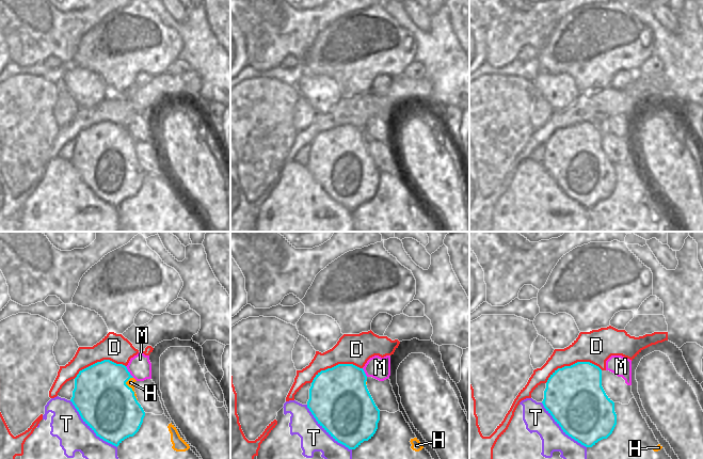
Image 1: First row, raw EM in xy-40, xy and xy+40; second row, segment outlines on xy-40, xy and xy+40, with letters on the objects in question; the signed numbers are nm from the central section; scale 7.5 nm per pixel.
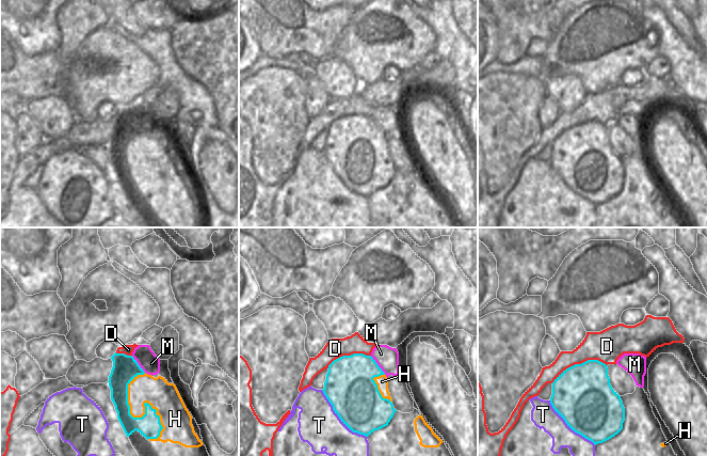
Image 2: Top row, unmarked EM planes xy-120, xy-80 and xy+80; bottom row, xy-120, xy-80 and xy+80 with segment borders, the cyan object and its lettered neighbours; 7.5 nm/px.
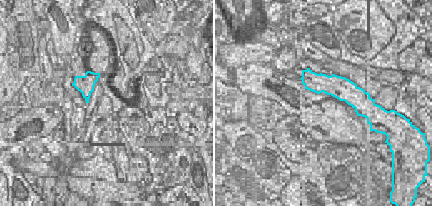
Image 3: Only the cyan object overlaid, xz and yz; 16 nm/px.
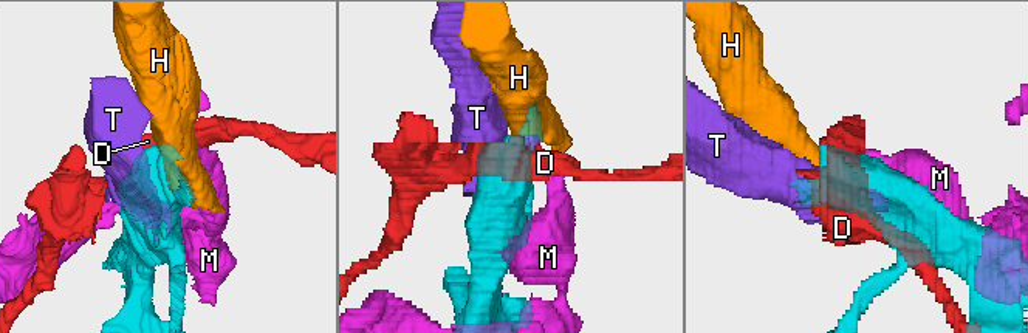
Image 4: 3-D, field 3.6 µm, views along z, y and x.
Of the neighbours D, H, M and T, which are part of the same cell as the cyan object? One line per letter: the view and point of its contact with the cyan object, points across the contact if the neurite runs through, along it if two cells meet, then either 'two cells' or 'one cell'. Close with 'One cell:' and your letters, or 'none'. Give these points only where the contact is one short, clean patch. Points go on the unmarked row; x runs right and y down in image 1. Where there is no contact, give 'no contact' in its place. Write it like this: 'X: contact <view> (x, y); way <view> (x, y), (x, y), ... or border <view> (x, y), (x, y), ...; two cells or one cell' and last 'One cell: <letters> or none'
D: contact xy+40 (573, 125); two cells
H: contact xy-40 (131, 149); two cells
M: contact xy-40 (128, 132); two cells
T: contact xy-40 (90, 188); one cell
One cell: T

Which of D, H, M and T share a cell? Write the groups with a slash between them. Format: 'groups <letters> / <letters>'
groups D / H / M / T

